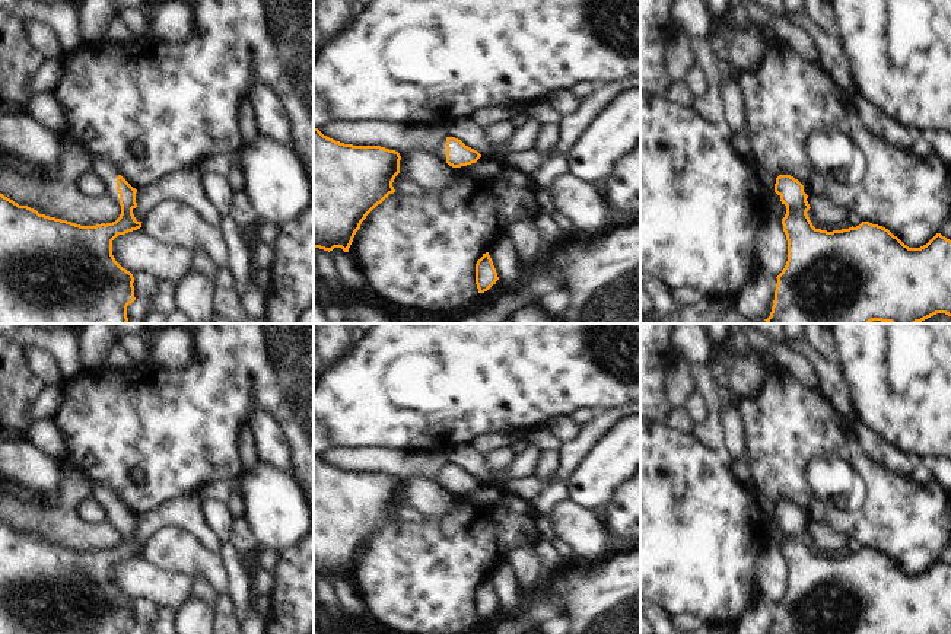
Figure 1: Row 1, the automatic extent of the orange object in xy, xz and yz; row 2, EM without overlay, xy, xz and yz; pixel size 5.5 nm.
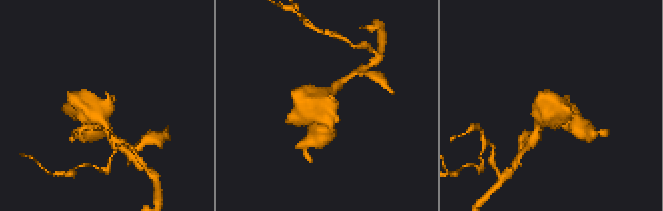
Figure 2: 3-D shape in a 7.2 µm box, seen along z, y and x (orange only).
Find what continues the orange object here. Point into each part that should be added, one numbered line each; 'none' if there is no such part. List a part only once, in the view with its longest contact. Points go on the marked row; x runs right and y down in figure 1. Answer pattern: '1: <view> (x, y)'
1: xy (102, 168)

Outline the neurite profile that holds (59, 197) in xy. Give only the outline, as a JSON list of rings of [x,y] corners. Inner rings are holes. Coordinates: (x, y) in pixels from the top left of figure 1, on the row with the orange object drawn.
[[[63,133],[55,178],[34,179],[0,166],[0,194],[39,214],[80,226],[115,222],[121,208],[108,195],[92,198],[76,187],[76,179],[88,171],[88,149]]]

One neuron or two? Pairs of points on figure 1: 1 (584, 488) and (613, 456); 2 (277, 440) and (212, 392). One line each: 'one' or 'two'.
1: one
2: two

